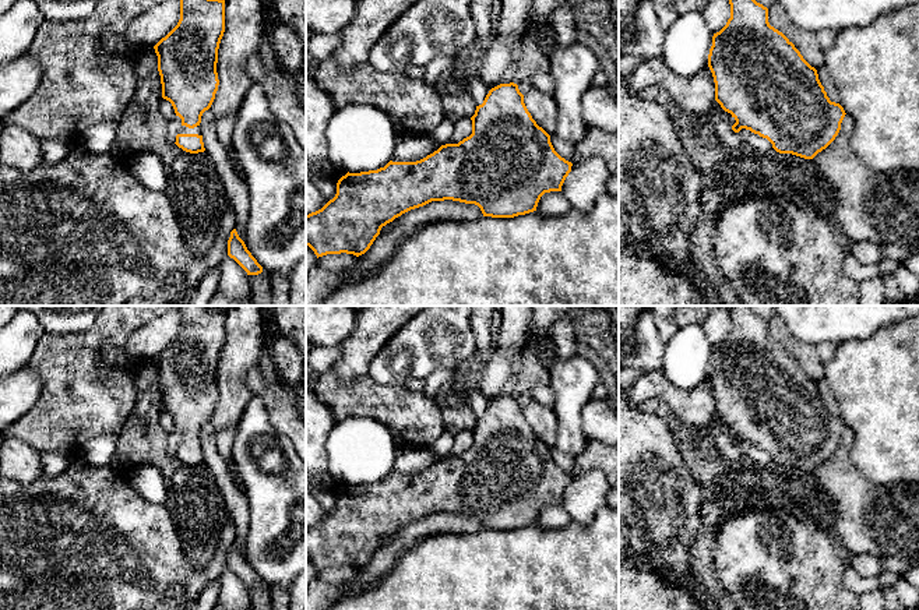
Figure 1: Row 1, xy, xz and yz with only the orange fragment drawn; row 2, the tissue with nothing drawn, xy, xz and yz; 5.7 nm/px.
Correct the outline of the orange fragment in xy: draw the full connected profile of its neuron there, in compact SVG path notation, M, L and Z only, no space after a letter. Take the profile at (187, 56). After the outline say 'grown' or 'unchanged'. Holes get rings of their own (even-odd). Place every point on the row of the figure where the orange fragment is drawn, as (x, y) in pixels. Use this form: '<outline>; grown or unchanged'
M180 0L180 20L177 25L162 38L155 46L158 56L158 71L162 84L162 98L169 101L176 116L182 119L182 127L176 133L176 145L186 152L204 152L203 133L200 128L201 116L215 99L219 80L216 73L218 49L225 32L225 0Z; grown

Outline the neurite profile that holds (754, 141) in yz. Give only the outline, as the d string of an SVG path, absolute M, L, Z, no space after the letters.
M742 128L737 134L740 135L743 144L758 152L771 152L774 149L772 144L767 138L763 138L750 130Z

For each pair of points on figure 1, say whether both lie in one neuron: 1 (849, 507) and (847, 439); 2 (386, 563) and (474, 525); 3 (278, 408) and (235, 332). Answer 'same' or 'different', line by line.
1: same
2: same
3: different

